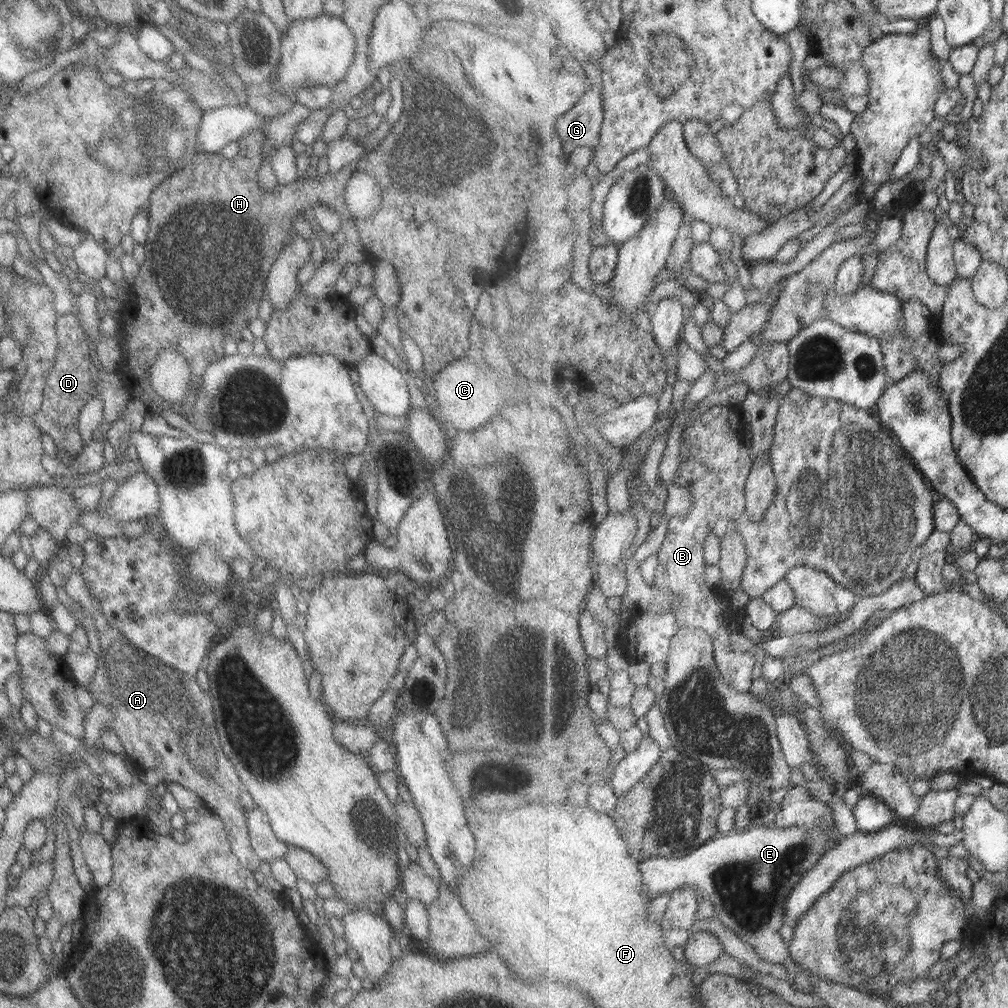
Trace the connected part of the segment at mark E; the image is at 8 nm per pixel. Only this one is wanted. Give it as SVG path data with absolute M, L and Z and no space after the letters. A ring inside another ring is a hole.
M749 824L747 828L719 832L701 848L681 858L653 857L640 862L644 876L645 892L655 898L665 892L691 887L701 894L704 900L710 900L716 906L716 914L728 930L739 937L743 943L751 945L757 955L773 964L779 964L789 958L789 948L781 938L779 930L786 918L786 900L799 881L809 873L823 855L830 850L832 842L823 826L803 830L803 828L769 828L767 824Z

